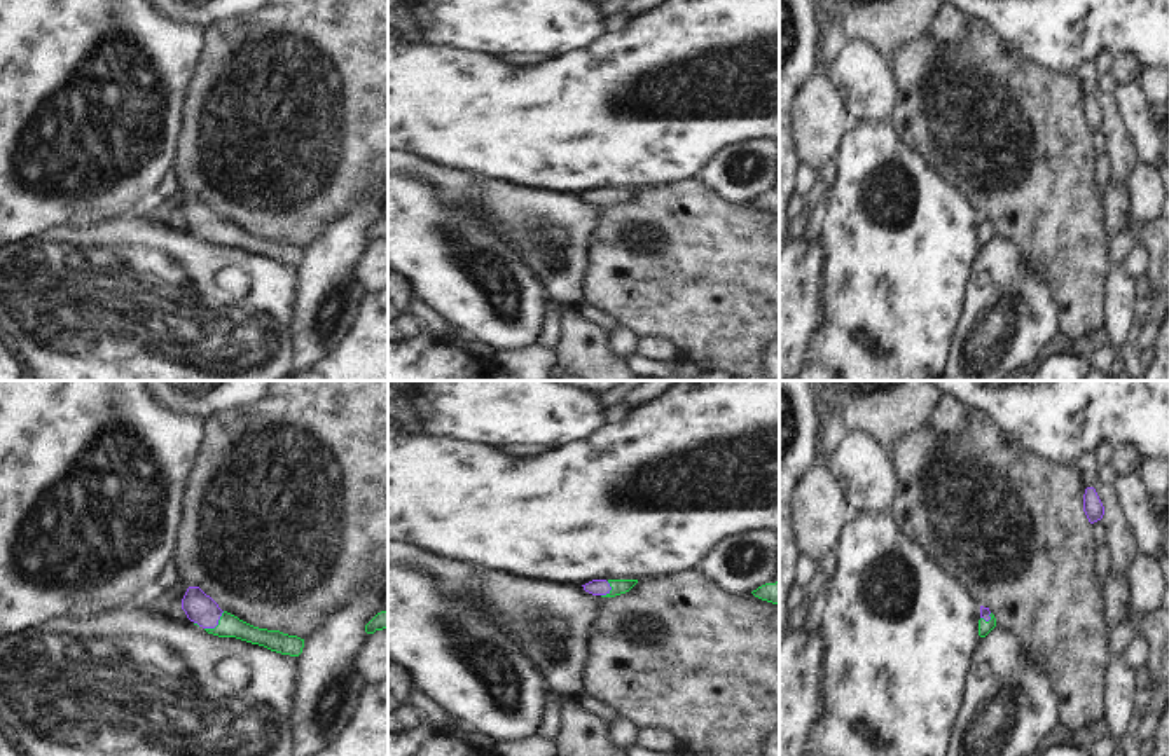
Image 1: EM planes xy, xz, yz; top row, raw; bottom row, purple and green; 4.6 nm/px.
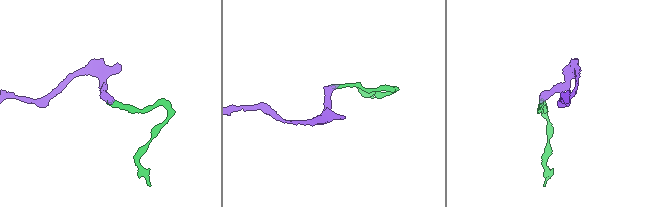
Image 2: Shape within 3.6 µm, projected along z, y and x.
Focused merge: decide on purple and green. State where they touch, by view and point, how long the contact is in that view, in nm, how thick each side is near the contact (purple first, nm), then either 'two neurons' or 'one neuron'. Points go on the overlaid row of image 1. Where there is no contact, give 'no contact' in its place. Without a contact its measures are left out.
xy (217, 624) | 130 nm | 140/110 nm | one neuron

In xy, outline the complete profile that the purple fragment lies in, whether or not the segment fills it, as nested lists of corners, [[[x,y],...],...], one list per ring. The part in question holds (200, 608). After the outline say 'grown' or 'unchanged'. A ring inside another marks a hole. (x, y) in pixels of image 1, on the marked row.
[[[199,587],[187,588],[182,599],[182,609],[194,625],[203,627],[208,634],[236,637],[281,655],[299,656],[302,653],[304,639],[280,630],[253,627],[238,616],[222,611]]]; grown

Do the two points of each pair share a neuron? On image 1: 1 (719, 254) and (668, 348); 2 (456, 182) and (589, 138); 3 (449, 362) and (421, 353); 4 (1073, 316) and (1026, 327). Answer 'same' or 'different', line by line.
1: different
2: different
3: same
4: different

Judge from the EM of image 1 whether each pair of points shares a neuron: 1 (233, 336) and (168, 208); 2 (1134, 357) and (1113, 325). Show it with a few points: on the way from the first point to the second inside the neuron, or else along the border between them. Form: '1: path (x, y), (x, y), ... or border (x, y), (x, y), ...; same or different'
1: border (137, 215), (159, 219), (187, 229); different
2: border (1129, 341), (1119, 350), (1110, 346); different

